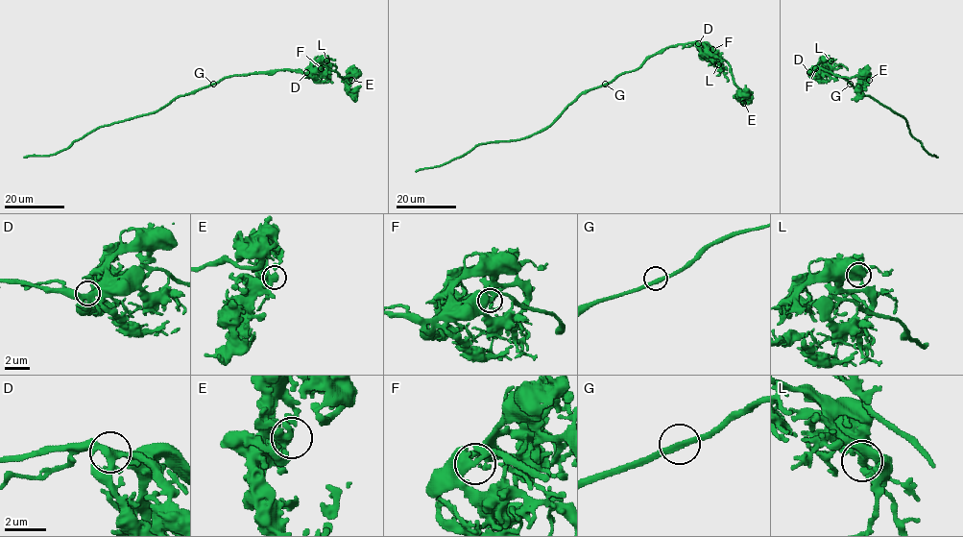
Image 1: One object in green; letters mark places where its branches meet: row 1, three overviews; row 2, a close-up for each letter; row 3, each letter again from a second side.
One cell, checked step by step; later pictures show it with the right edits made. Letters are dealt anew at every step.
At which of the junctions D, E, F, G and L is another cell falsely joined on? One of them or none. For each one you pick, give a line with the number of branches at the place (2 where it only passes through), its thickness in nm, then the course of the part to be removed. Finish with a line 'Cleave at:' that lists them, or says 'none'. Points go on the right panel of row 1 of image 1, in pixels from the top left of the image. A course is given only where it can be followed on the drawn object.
Cleave at: none

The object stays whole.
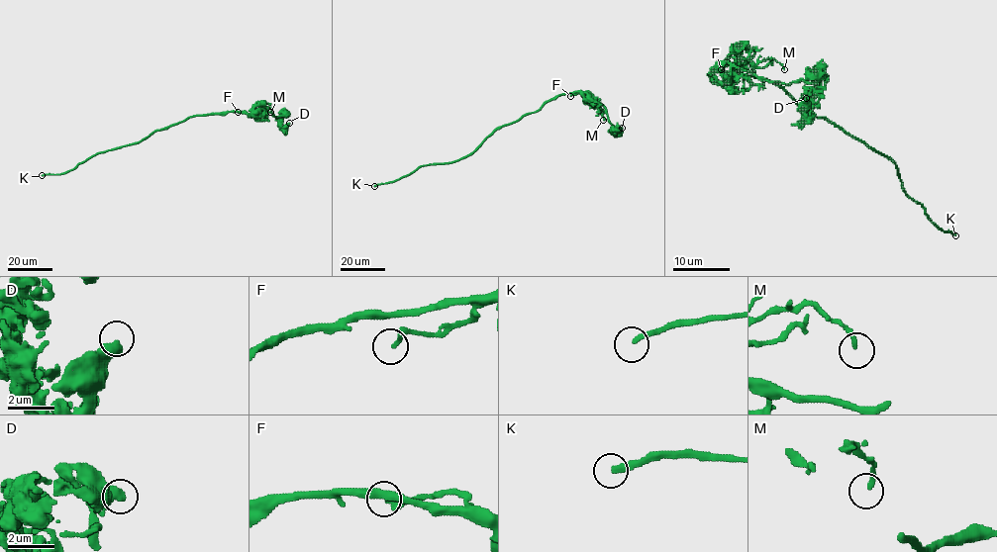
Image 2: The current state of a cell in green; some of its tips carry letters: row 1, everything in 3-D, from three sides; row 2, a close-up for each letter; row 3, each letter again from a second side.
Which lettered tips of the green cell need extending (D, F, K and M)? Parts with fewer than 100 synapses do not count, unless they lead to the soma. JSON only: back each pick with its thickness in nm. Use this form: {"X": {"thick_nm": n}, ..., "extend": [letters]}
{"K": {"thick_nm": 240}, "extend": ["K"]}

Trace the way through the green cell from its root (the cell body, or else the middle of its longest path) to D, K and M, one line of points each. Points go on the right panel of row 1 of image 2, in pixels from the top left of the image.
D: (790, 95), (769, 79), (710, 72), (737, 66), (790, 84), (813, 71), (817, 89), (806, 115), (806, 98)
K: (790, 95), (808, 114), (827, 118), (885, 155), (897, 166), (904, 191), (940, 230), (955, 235)
M: (790, 95), (769, 79), (731, 75), (716, 68), (710, 74), (731, 53), (754, 63), (774, 58), (784, 69)

